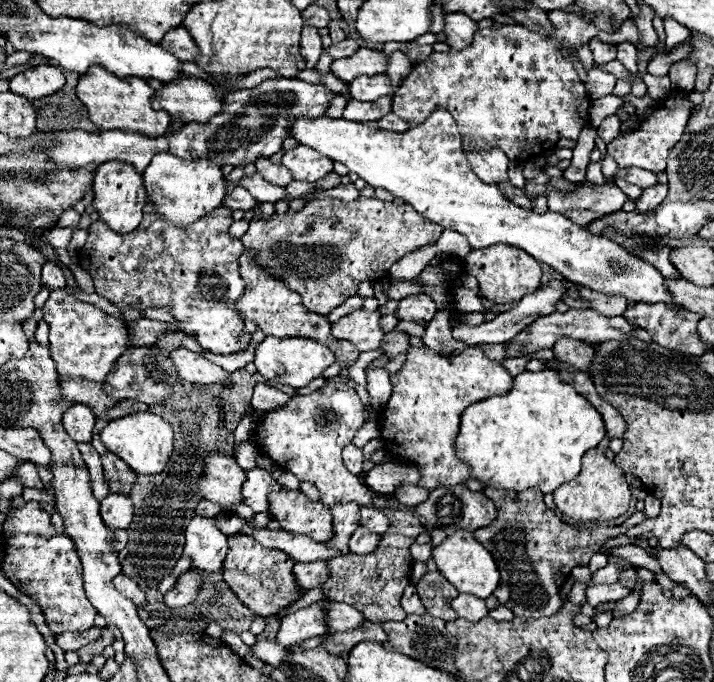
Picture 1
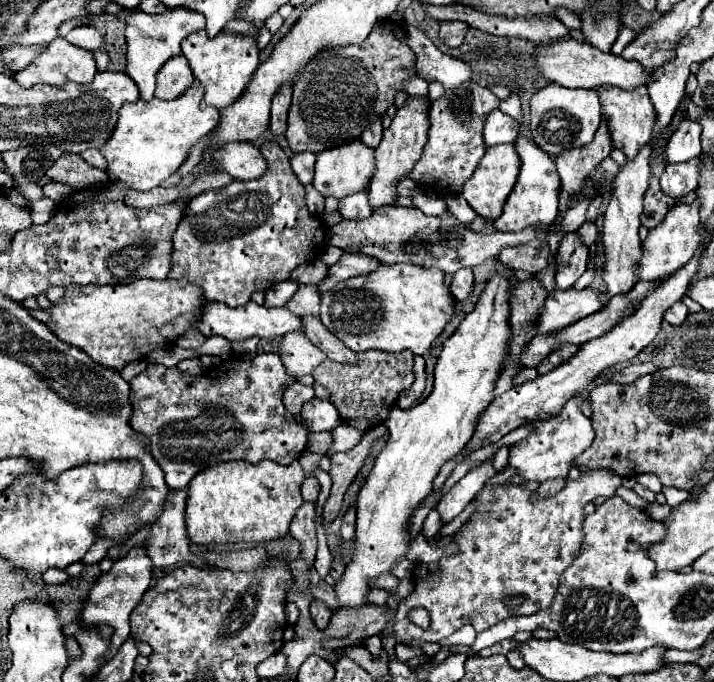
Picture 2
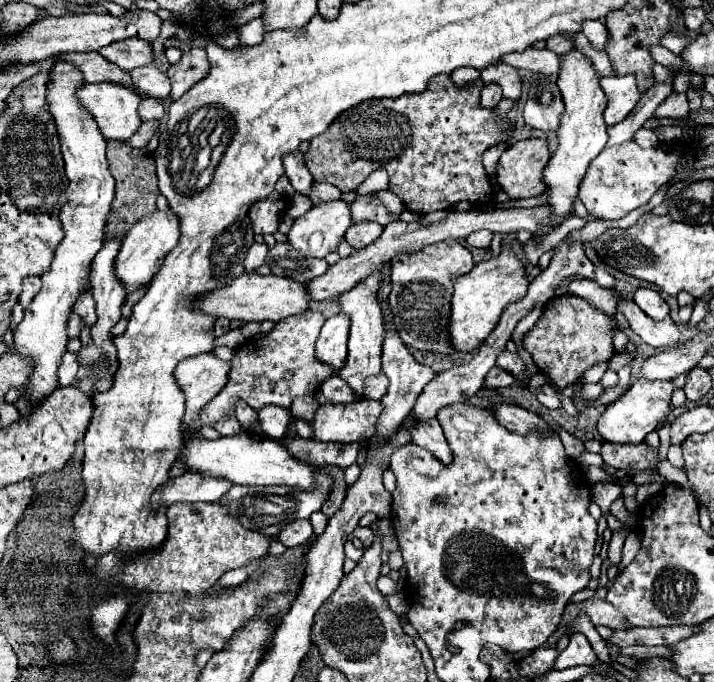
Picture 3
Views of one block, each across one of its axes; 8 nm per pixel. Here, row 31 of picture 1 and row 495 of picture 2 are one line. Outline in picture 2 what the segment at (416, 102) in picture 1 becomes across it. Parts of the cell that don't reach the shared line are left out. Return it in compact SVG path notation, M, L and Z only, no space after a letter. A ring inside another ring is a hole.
M590 468L590 470L582 470L582 476L578 480L566 478L564 488L556 496L546 498L546 500L534 500L532 492L522 486L502 484L492 490L484 488L476 498L478 500L476 512L470 516L470 522L454 538L454 542L460 548L458 556L444 556L440 558L438 564L418 564L414 568L414 592L406 596L404 600L400 600L390 636L396 640L396 644L410 644L414 640L440 642L442 638L456 632L460 624L472 624L476 632L482 632L488 626L512 614L500 600L502 596L510 596L510 594L526 592L526 614L534 614L536 610L548 608L558 590L558 580L564 568L568 568L570 562L580 552L580 542L584 536L582 534L582 520L584 520L582 508L596 496L606 496L606 498L614 496L620 482L622 478L614 470ZM414 608L428 610L430 614L428 628L420 628L408 620L408 614Z

